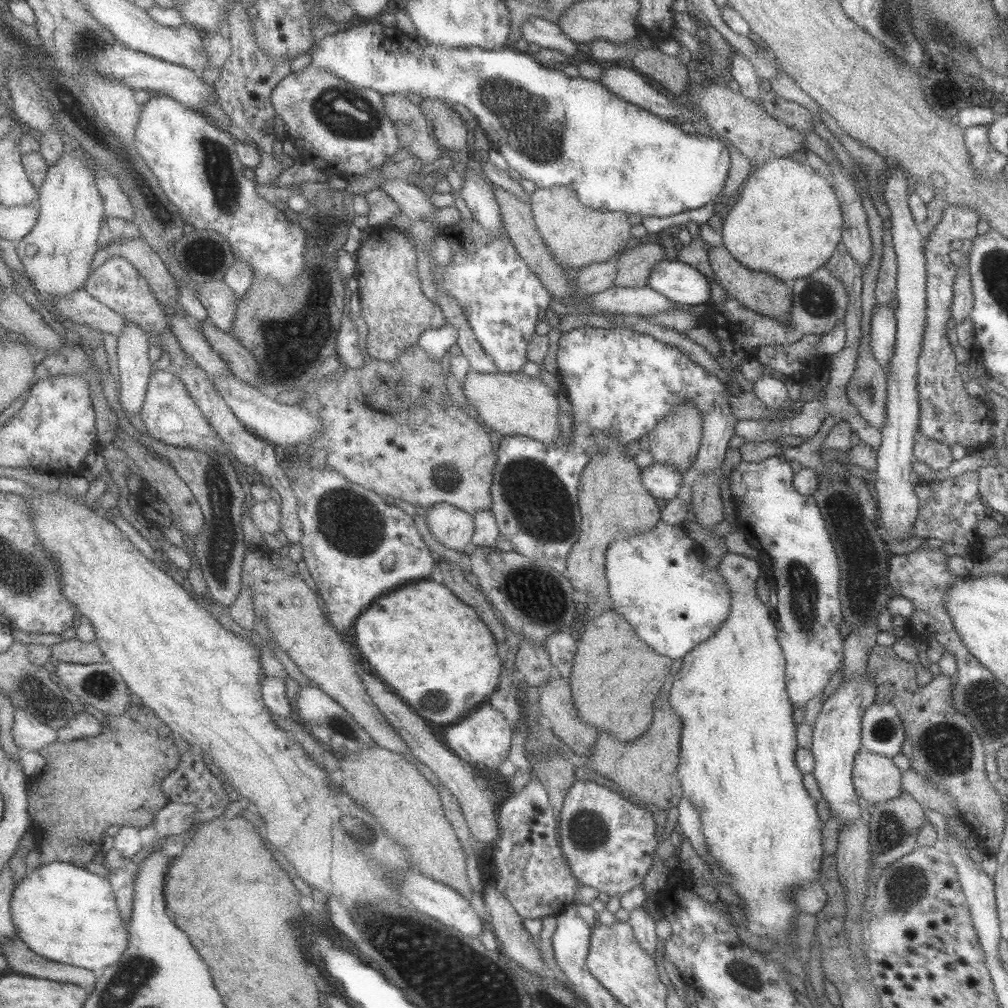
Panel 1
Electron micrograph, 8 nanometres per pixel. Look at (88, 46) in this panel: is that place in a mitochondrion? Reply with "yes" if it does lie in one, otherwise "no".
yes

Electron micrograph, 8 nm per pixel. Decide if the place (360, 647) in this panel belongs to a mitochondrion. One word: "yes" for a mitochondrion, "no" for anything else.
no

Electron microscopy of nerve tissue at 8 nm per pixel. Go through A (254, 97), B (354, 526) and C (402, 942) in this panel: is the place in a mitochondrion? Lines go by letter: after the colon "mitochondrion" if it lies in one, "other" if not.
A: other
B: mitochondrion
C: mitochondrion

